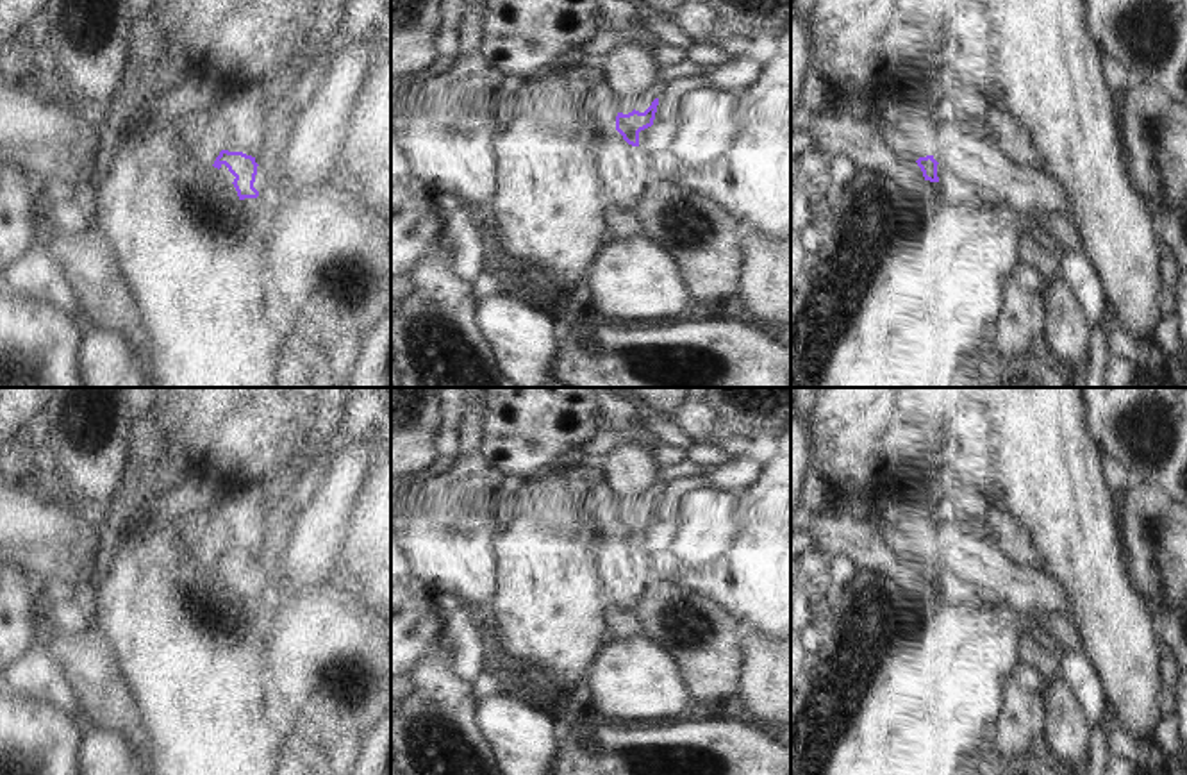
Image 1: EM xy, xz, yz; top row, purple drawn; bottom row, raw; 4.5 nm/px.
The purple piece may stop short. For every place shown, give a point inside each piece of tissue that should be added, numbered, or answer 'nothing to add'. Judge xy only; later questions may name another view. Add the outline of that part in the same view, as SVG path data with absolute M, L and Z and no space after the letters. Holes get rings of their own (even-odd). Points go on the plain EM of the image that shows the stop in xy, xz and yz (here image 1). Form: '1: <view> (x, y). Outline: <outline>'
1: xy (222, 579). Outline: M221 564L220 570L214 566L211 566L207 570L209 570L209 575L212 577L212 586L225 595L225 600L228 604L241 602L234 584L232 584L236 577L228 571L228 568L225 564Z
2: xy (270, 583). Outline: M277 555L262 559L262 562L259 564L259 571L255 575L253 588L259 591L259 596L266 600L298 595L307 586L293 589L280 571L280 555Z

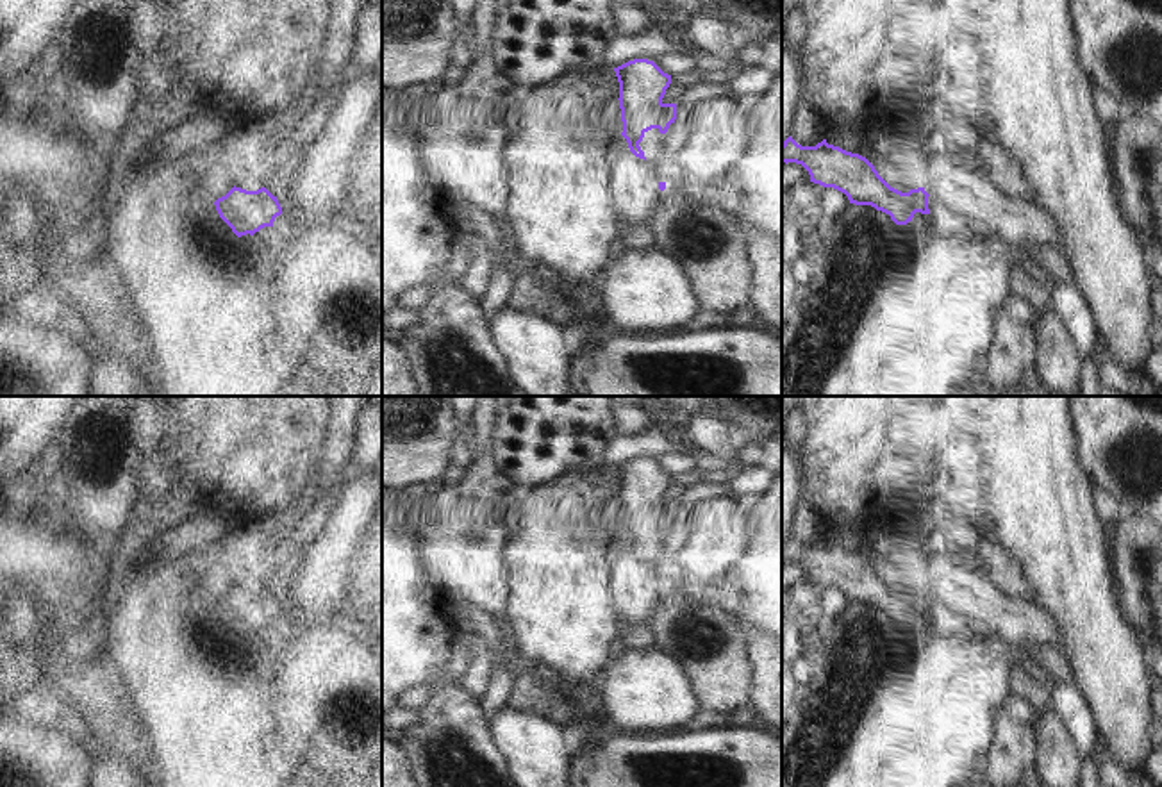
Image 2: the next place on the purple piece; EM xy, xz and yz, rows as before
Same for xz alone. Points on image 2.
1: xz (663, 552). Outline: M671 523L666 534L660 534L659 528L644 532L639 546L644 551L646 564L653 569L657 582L700 578L700 569L691 569L682 560L682 550L689 535L689 523Z

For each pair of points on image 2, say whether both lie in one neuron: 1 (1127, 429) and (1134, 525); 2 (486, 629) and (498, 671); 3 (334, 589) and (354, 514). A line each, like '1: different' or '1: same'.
1: different
2: same
3: same

